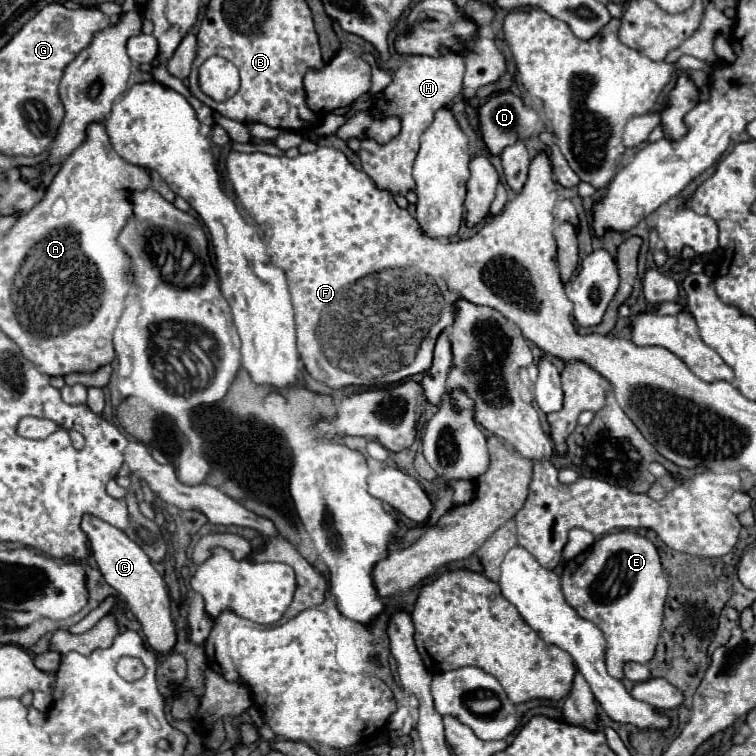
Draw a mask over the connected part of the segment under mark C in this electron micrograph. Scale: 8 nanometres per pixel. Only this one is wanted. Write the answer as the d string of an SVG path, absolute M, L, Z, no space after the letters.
M85 516L85 520L81 522L81 528L89 536L91 552L99 564L103 578L107 580L109 586L113 586L119 592L119 596L125 600L129 610L141 622L149 646L159 654L167 654L169 650L173 650L177 642L177 634L175 634L175 622L171 616L171 598L169 598L165 580L153 568L143 548L133 540L129 540L127 534L121 532L119 528L113 528L111 524L105 524L103 520L97 520L93 516Z

